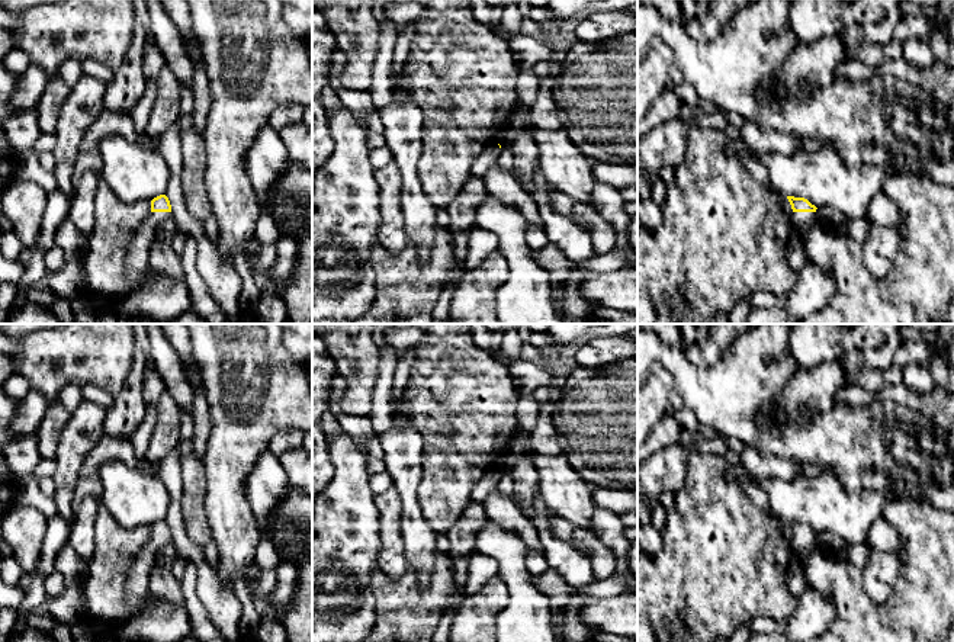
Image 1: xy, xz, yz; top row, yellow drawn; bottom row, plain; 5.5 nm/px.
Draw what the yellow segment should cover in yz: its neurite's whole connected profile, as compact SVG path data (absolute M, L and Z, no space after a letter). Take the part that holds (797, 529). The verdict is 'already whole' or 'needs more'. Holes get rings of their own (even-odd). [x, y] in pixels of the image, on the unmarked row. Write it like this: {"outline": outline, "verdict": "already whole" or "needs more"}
{"outline": "M787 521L787 524L793 535L793 539L791 539L793 555L796 556L796 559L799 559L803 564L803 561L816 548L818 533L804 523Z", "verdict": "needs more"}

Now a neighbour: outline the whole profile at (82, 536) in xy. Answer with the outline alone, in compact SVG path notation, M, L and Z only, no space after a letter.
M86 497L74 516L68 535L70 546L84 562L89 562L94 553L94 520L97 517L99 507L99 498Z

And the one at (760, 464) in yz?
M745 446L739 456L742 466L754 481L767 478L791 481L799 472L799 465L791 459L752 446Z

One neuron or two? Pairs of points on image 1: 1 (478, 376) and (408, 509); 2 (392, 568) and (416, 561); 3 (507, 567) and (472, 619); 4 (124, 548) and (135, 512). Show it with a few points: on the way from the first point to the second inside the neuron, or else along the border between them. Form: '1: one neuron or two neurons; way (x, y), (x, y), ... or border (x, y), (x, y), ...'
1: two neurons; border (421, 461), (417, 501), (429, 526)
2: two neurons; border (401, 530), (408, 564)
3: two neurons; border (497, 575), (507, 590), (507, 603), (498, 612)
4: two neurons; border (103, 507), (125, 527), (150, 526)

